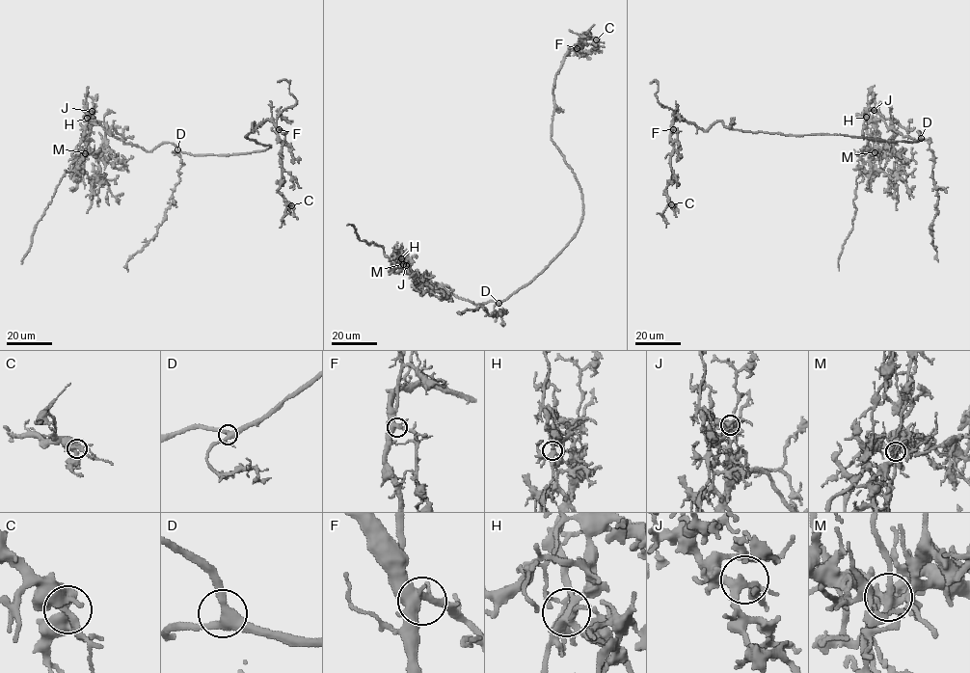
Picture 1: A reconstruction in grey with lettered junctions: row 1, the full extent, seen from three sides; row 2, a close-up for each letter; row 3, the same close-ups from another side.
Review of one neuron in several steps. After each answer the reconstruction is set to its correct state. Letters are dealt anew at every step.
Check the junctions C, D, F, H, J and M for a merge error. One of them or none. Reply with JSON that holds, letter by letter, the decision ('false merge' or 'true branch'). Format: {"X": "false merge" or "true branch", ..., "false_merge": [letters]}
{"C": "true branch", "D": "true branch", "F": "true branch", "H": "true branch", "J": "true branch", "M": "false merge", "false_merge": ["M"]}

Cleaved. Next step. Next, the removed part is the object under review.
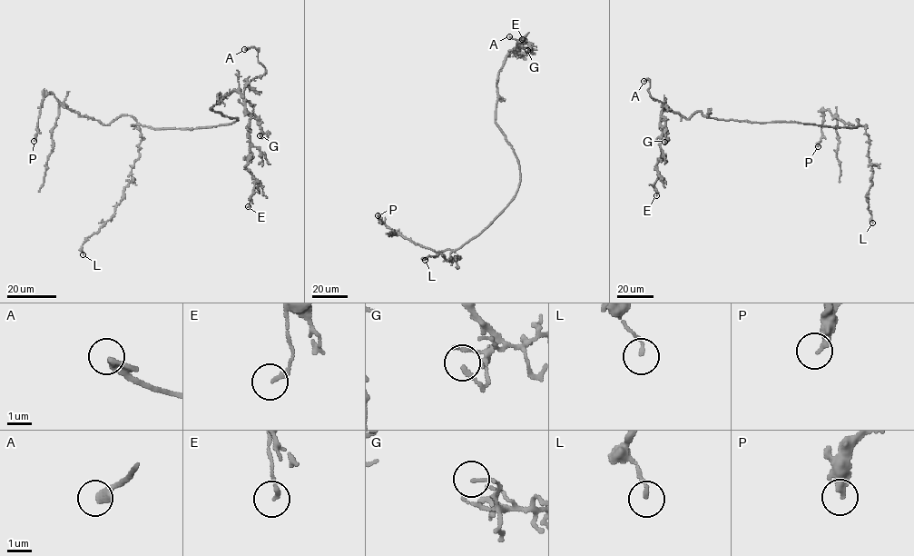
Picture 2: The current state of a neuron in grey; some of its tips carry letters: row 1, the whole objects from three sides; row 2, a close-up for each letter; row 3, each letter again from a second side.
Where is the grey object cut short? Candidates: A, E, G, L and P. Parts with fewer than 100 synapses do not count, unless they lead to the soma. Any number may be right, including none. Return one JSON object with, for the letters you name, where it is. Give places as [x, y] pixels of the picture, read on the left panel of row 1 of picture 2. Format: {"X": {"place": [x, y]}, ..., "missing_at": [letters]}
{"A": {"place": [244, 49]}, "missing_at": ["A"]}

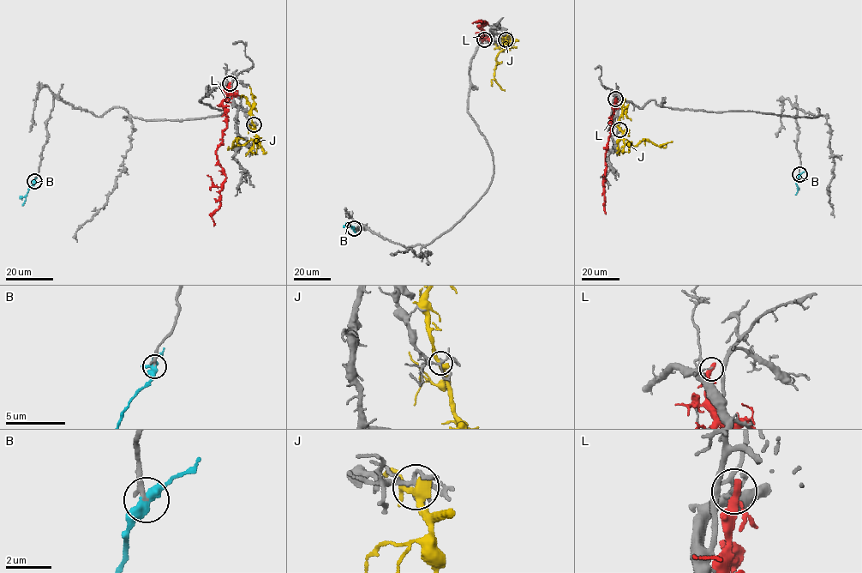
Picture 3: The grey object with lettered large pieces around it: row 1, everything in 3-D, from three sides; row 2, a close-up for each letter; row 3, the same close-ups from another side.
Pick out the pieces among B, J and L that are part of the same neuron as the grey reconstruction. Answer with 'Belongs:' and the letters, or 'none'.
Belongs: B

